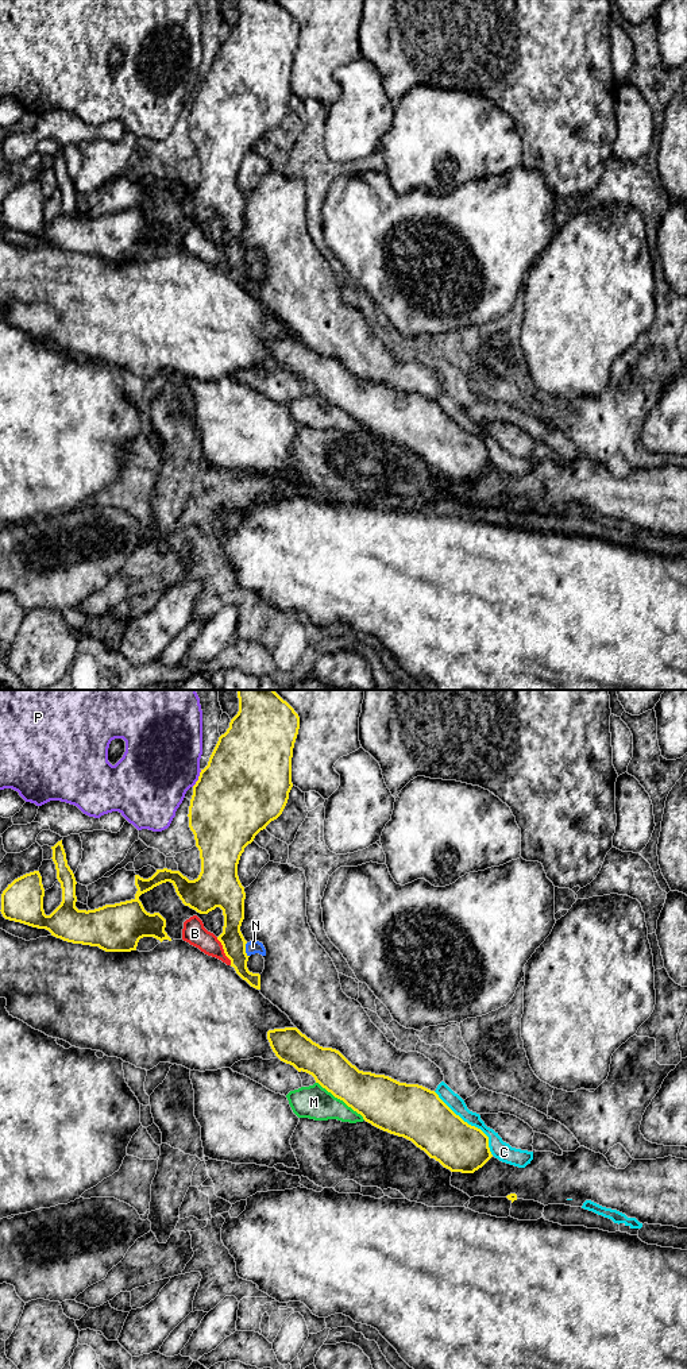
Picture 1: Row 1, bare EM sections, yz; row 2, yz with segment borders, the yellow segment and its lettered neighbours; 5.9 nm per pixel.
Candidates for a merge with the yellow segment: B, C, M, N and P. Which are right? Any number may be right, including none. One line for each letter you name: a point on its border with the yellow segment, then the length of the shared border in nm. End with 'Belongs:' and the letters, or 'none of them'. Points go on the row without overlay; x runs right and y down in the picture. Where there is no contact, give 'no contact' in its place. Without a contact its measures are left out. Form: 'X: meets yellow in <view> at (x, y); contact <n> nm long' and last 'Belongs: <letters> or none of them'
Belongs: none of them

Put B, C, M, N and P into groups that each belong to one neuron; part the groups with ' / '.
B C N / M / P

